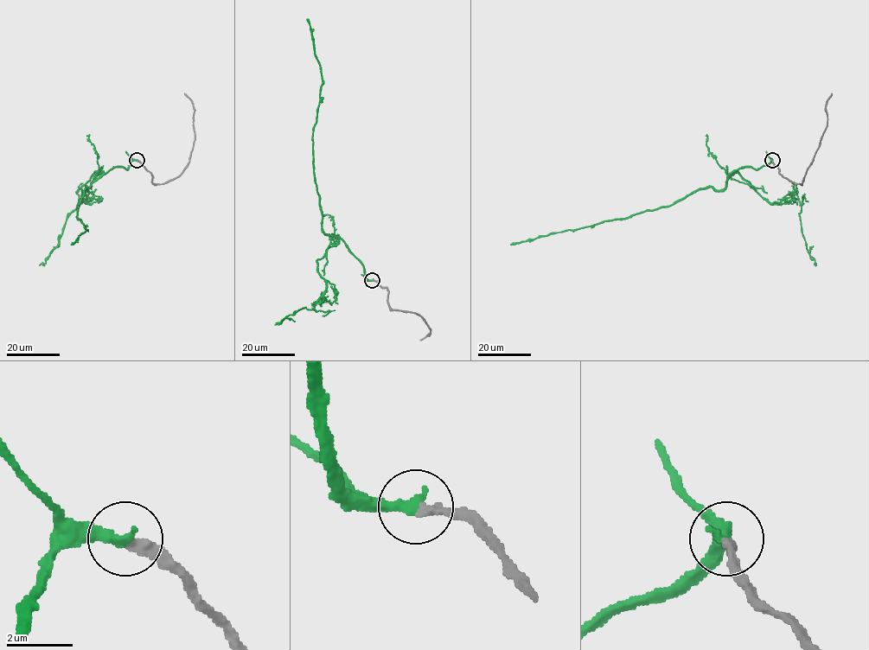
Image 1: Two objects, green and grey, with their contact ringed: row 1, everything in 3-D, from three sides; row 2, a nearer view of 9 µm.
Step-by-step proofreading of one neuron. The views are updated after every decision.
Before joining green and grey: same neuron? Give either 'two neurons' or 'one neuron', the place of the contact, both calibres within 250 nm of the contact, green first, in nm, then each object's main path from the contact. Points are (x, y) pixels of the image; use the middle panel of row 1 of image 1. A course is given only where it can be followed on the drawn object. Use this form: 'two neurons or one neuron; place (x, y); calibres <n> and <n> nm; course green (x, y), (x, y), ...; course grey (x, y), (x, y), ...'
one neuron; place (372, 280); calibres 320 and 280 nm; course green (372, 280), (366, 278), (365, 270), (348, 246), (322, 228), (312, 136), (322, 77), (306, 18); course grey (373, 280), (386, 288), (389, 306), (419, 315), (424, 321), (431, 331), (429, 335), (419, 340)

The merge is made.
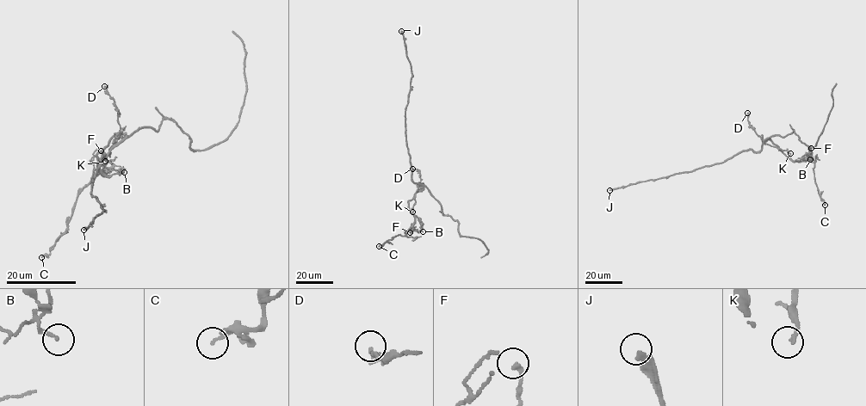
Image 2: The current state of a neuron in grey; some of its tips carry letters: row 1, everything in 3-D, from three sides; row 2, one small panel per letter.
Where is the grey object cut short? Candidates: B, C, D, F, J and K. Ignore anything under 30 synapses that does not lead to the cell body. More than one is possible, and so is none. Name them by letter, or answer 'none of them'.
J

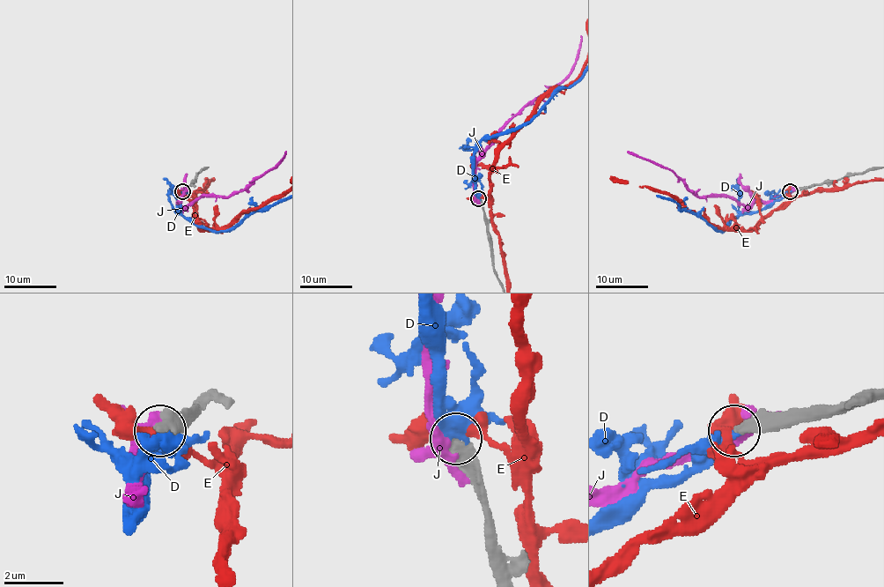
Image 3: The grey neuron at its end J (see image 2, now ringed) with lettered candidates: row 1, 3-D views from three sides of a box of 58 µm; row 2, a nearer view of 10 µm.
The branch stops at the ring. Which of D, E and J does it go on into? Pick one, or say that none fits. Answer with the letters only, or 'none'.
D

